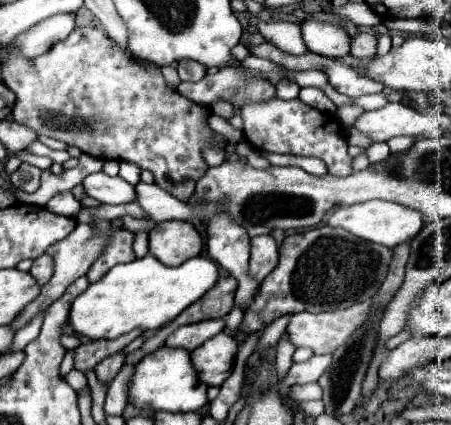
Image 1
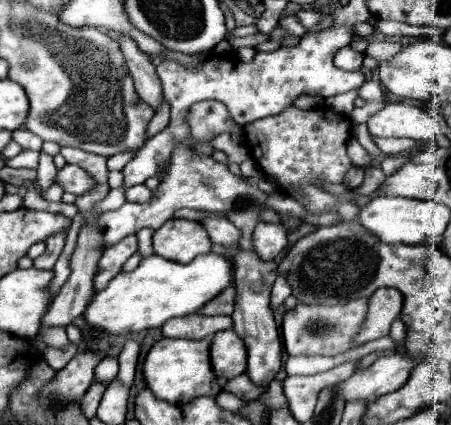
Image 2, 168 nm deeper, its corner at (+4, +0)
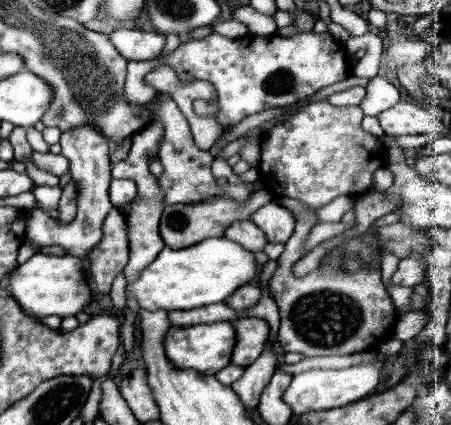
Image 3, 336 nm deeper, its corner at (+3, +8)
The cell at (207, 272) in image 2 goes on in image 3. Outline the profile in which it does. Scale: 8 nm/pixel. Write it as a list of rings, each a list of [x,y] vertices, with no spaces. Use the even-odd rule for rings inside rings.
[[[209,238],[193,248],[173,250],[163,248],[159,256],[141,270],[135,282],[127,284],[125,296],[135,298],[139,308],[155,310],[193,310],[207,304],[223,302],[241,284],[247,284],[255,276],[255,258],[237,242],[225,238]]]

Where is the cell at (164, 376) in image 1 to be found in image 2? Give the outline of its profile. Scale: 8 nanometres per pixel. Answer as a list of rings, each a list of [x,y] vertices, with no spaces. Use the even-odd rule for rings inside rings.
[[[158,340],[144,360],[144,378],[150,390],[170,404],[190,402],[198,396],[216,396],[220,392],[218,378],[212,372],[210,362],[210,340]]]

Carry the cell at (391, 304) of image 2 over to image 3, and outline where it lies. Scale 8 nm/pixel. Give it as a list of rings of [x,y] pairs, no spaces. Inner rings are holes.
[[[407,257],[399,262],[397,272],[391,276],[391,286],[417,286],[425,278],[425,270],[421,261],[415,257]]]

